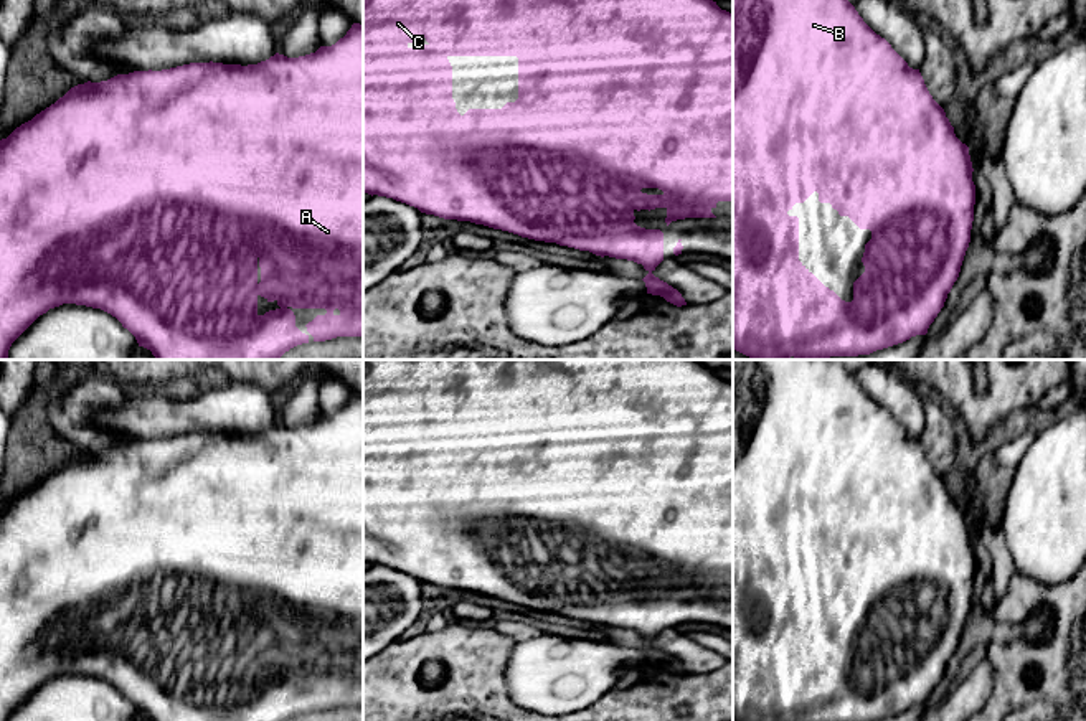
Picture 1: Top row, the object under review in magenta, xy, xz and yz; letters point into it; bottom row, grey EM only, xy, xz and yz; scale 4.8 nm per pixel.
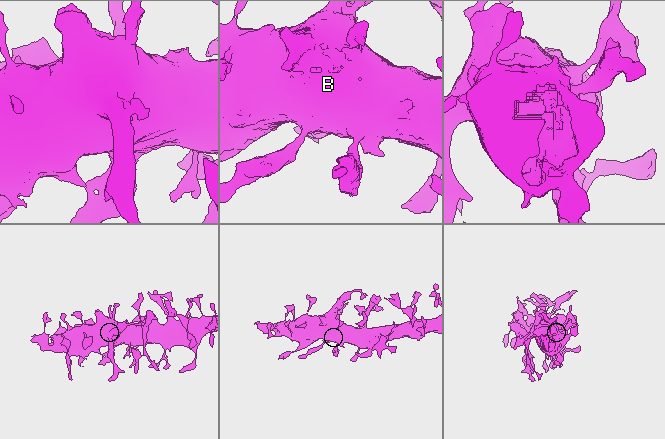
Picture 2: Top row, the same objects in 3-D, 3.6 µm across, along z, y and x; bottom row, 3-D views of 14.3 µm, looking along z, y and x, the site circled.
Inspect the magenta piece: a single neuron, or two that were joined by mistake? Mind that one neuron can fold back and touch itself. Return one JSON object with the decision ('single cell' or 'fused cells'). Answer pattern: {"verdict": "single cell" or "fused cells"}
{"verdict": "fused cells"}

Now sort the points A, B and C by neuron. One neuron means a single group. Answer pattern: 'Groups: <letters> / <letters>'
Groups: A B / C

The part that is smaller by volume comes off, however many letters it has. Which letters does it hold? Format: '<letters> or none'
C

